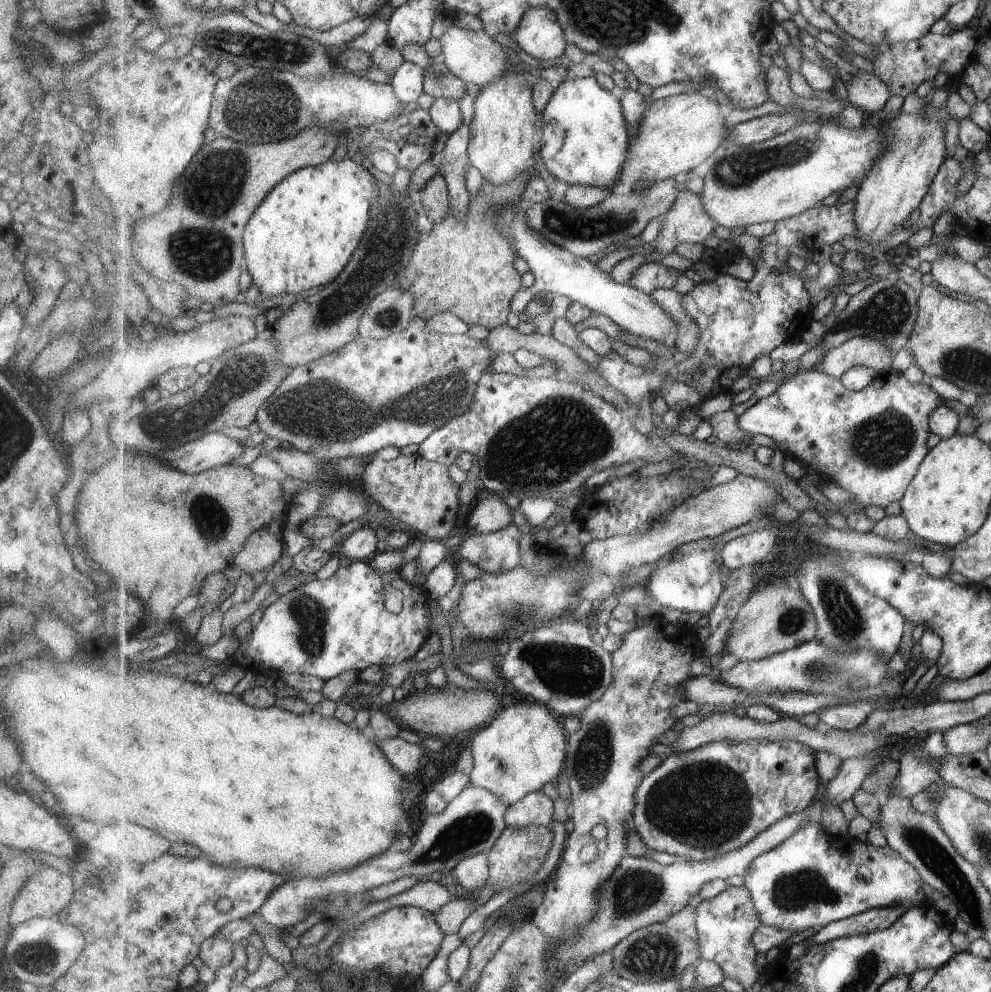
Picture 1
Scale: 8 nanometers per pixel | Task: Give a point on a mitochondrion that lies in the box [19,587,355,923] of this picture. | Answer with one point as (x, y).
(307, 614)

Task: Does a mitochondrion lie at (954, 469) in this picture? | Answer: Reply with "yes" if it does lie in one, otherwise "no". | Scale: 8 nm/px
no

